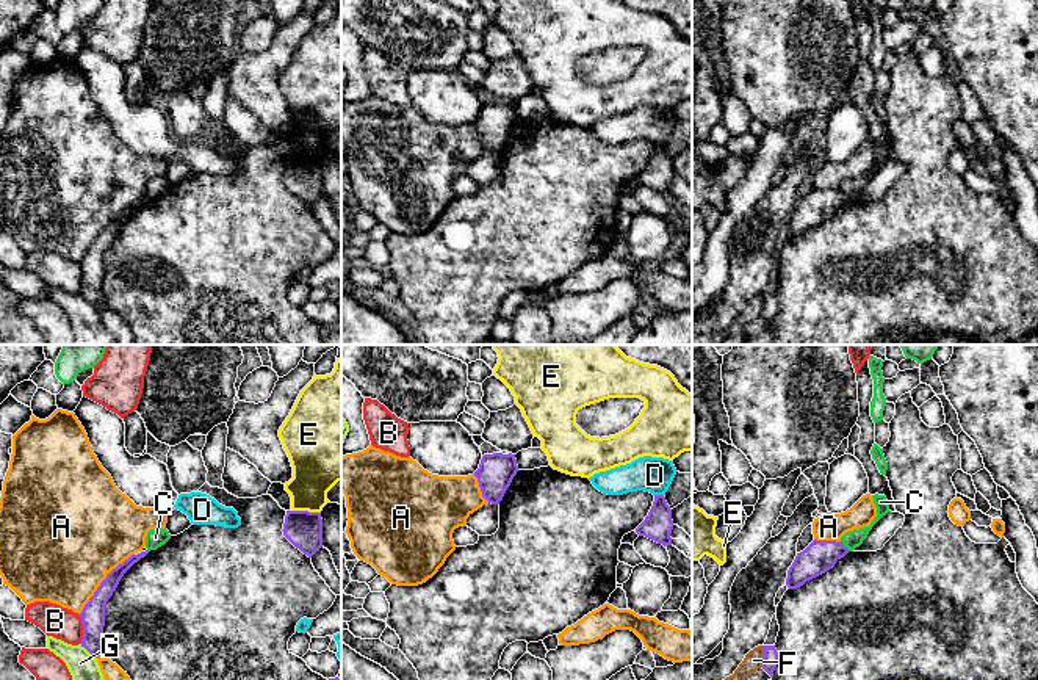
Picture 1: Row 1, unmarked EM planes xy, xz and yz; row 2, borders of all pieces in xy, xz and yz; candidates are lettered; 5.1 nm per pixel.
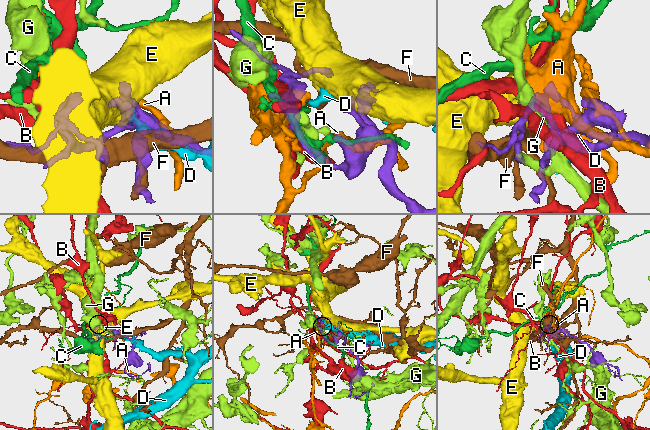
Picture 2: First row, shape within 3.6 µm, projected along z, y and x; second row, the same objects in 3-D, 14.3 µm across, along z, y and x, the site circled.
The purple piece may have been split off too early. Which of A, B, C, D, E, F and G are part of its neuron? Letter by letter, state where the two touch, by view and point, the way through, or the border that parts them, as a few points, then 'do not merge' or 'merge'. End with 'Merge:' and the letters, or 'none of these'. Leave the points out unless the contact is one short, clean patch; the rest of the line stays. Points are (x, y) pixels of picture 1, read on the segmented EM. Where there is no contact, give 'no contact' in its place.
A: xy (102, 582) | do not merge
B: xy (83, 629) | do not merge
C: yz (844, 546) | along yz (839, 541), (850, 550) | do not merge
D: xz (659, 495) | do not merge
E: xy (306, 511) | along xy (291, 510), (320, 513) | do not merge
F: yz (763, 657) | do not merge
G: xy (88, 651) | do not merge
Merge: none of these

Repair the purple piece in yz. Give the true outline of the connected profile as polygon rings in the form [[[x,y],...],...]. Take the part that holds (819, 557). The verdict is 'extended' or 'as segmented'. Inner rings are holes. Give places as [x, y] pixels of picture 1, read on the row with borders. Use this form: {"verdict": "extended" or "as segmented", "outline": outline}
{"verdict": "as segmented", "outline": [[[814,539],[803,552],[797,553],[788,570],[786,586],[789,589],[803,586],[806,581],[833,569],[836,561],[849,552],[842,542]]]}

